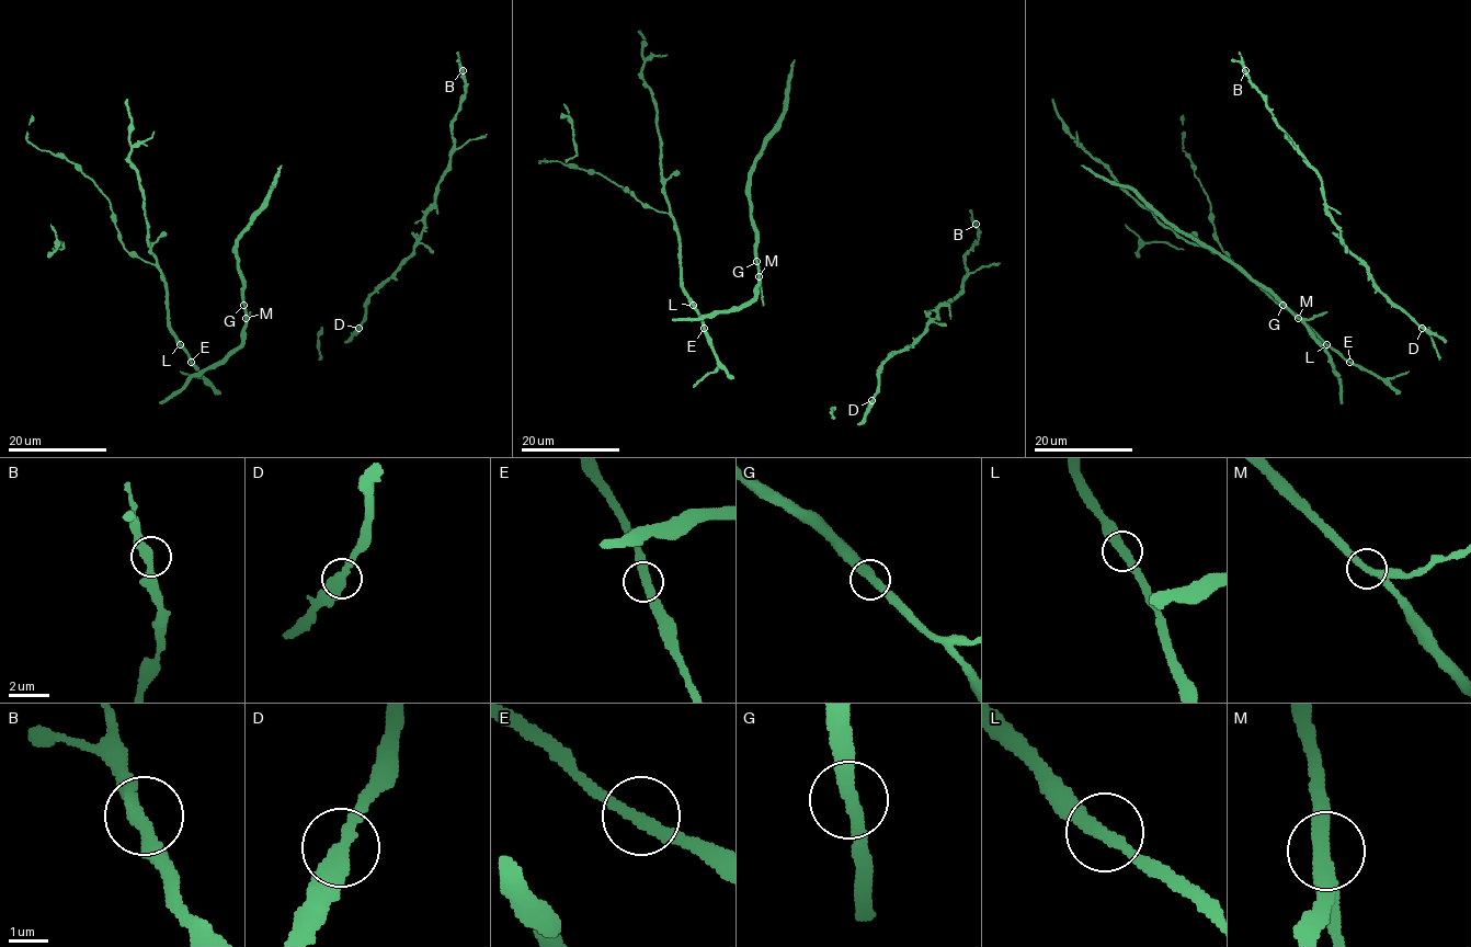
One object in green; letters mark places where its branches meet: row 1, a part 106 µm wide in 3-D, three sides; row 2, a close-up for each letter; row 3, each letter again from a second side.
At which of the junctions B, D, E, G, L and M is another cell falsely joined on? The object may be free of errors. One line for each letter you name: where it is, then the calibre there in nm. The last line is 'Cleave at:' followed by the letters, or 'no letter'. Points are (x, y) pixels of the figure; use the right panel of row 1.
Cleave at: no letter

